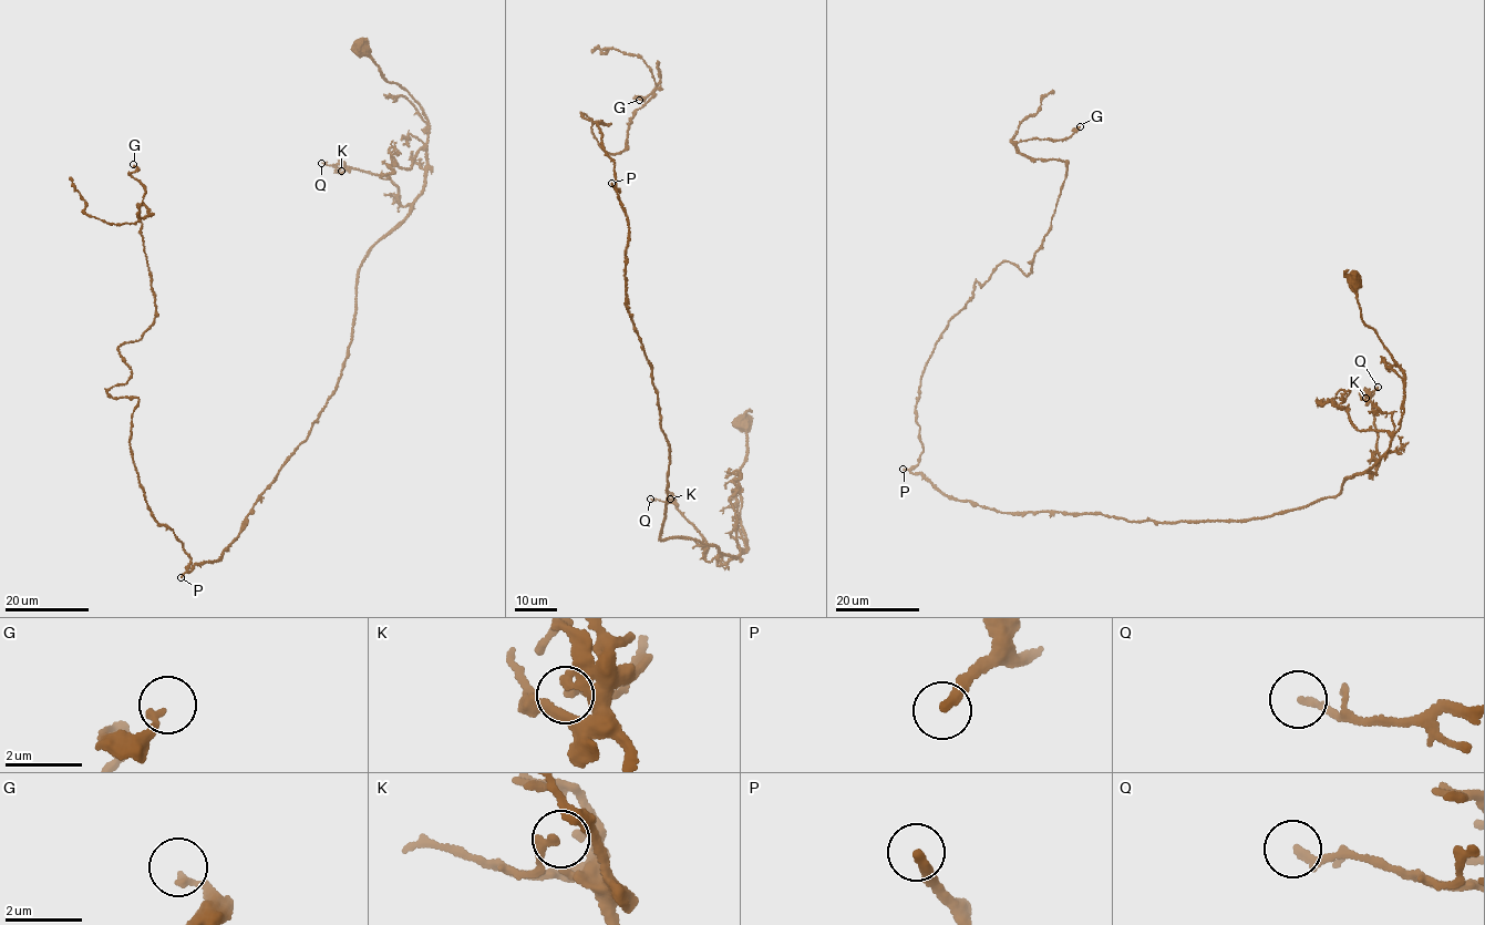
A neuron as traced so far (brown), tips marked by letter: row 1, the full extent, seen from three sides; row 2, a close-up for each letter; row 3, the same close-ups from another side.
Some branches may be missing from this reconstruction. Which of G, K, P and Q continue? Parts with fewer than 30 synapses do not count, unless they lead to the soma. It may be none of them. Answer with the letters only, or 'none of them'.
P

